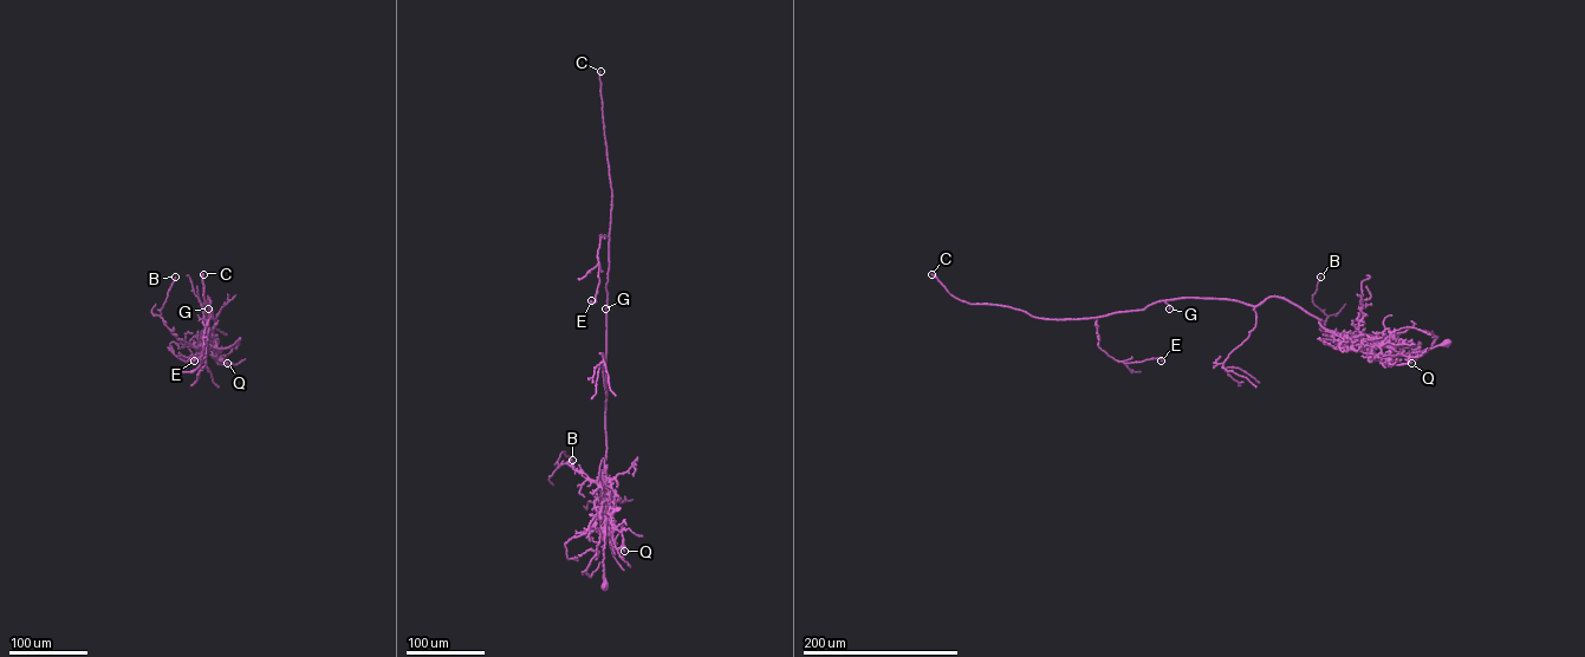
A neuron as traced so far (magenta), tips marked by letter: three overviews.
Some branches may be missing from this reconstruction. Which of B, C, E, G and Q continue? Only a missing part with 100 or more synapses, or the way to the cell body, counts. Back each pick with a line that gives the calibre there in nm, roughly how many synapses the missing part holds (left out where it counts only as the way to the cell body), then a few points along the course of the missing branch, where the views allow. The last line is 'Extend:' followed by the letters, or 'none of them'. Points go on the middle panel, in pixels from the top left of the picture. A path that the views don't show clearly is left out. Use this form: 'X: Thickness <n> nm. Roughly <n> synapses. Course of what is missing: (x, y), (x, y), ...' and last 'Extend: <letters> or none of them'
C: Thickness 400 nm. Roughly 950 synapses
G: Thickness 240 nm. Roughly 110 synapses. Course of what is missing: (605, 309), (601, 310), (602, 266), (618, 278)
Extend: C, G

